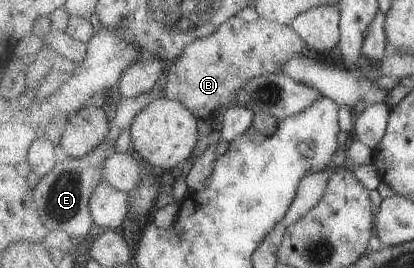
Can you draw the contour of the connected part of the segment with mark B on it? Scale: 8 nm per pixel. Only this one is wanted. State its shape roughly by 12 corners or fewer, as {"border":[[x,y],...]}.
{"border":[[232,17],[171,62],[164,94],[197,120],[307,48]]}

